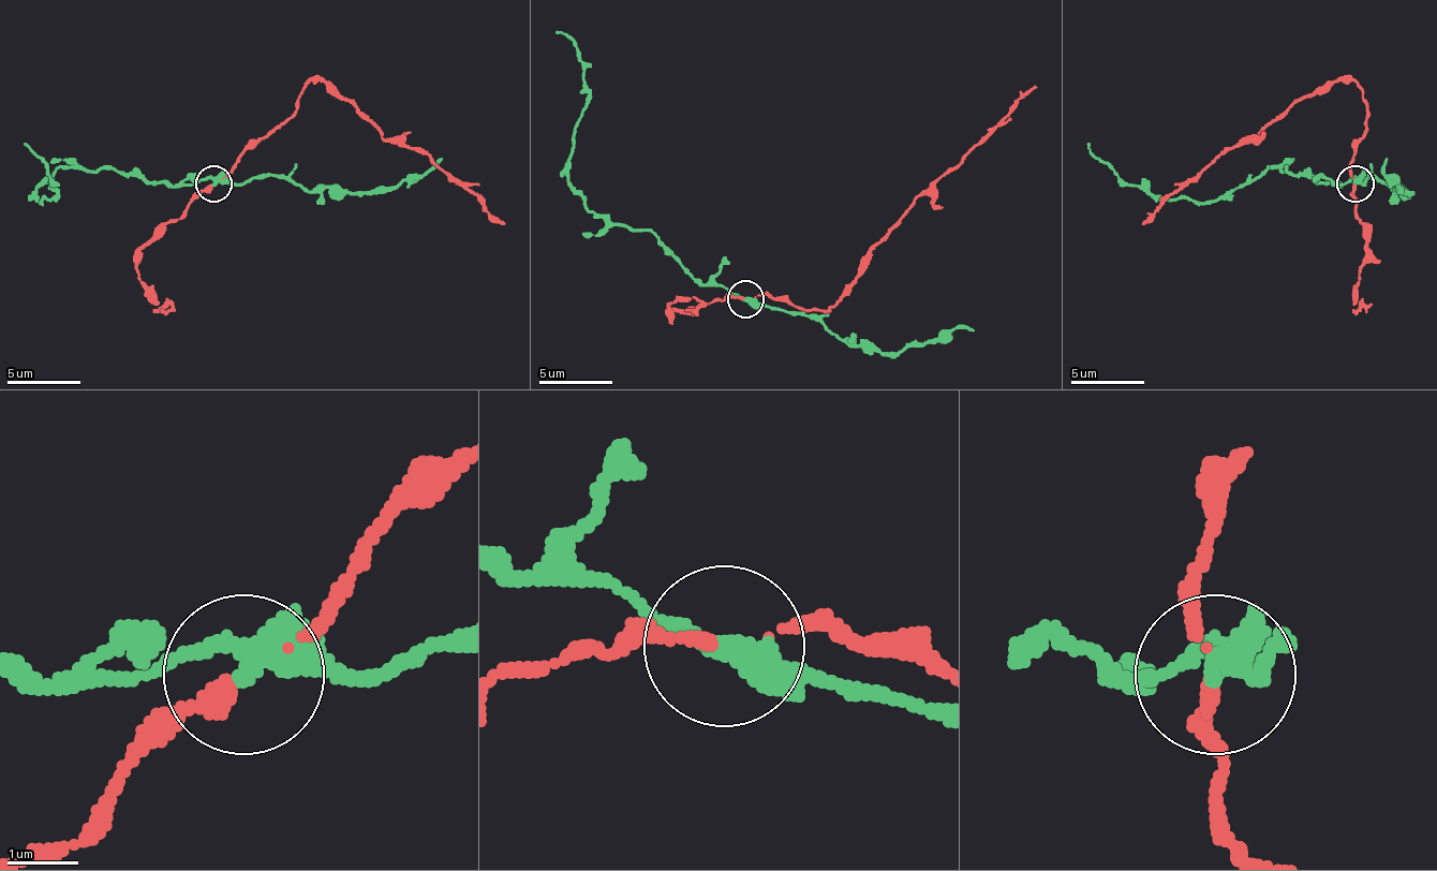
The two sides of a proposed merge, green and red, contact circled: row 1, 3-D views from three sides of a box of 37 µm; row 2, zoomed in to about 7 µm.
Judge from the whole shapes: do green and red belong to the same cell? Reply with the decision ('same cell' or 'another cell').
another cell

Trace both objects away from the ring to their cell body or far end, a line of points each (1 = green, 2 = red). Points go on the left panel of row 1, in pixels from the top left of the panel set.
1: (215, 185), (145, 185), (115, 170), (60, 166), (38, 188), (42, 203), (57, 192), (45, 162), (24, 144)
2: (211, 185), (296, 111), (296, 100), (310, 82), (329, 89), (388, 136), (420, 148), (505, 225)

